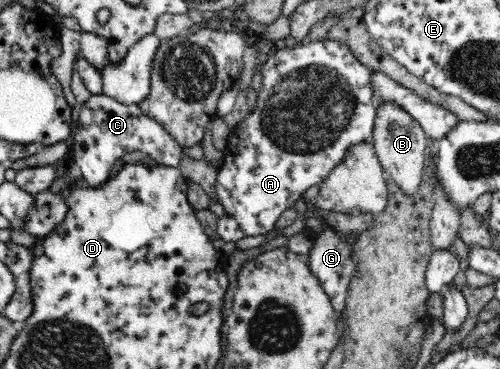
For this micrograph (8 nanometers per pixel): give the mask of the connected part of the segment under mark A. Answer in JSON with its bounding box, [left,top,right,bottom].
[216,39,378,242]

